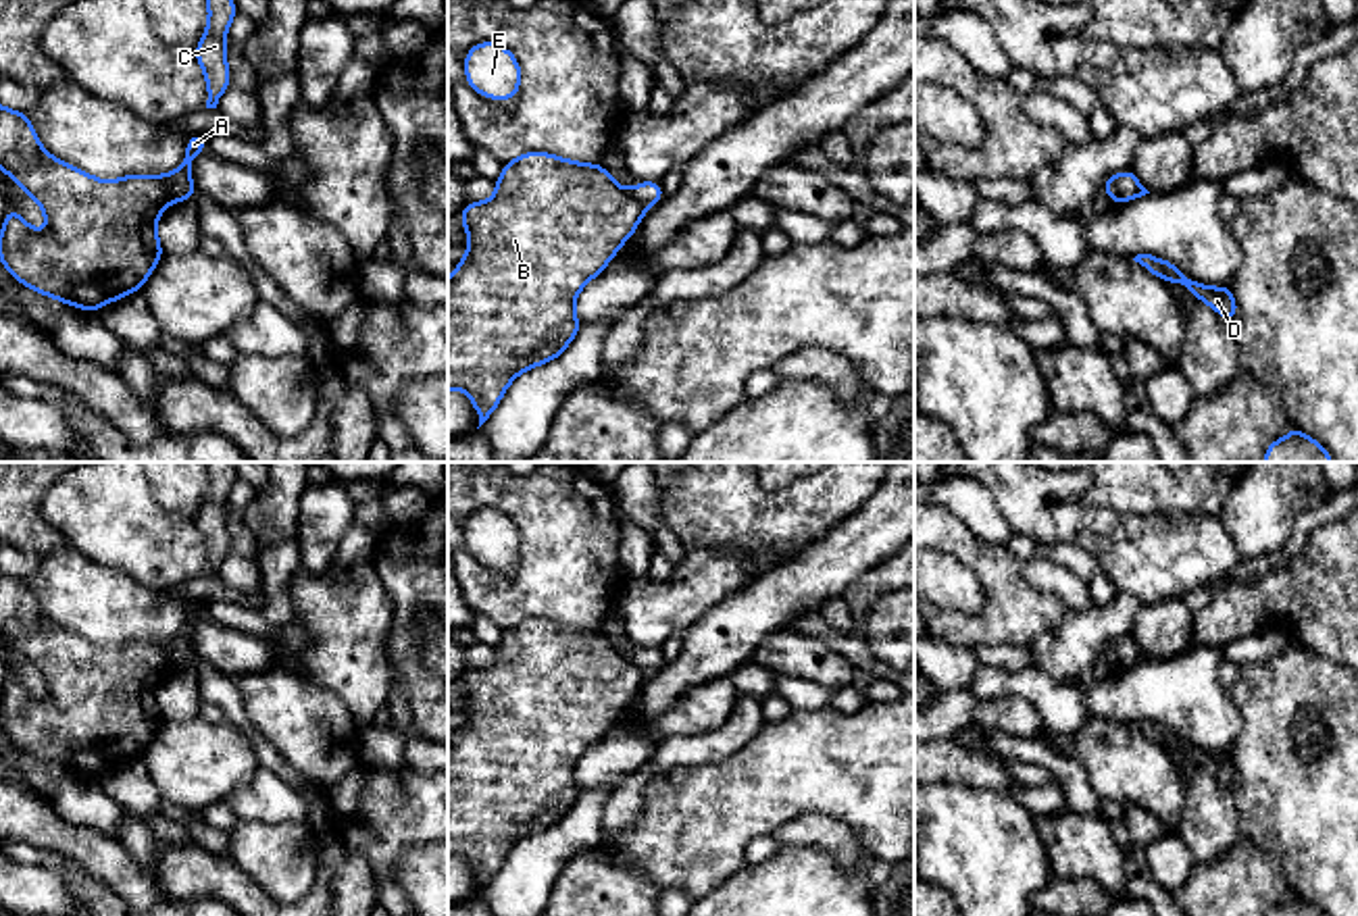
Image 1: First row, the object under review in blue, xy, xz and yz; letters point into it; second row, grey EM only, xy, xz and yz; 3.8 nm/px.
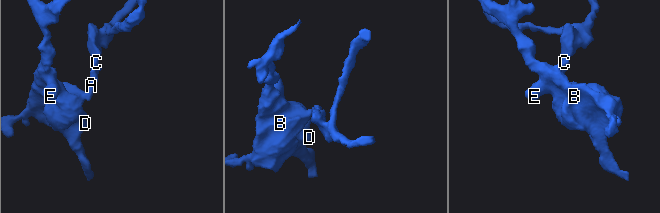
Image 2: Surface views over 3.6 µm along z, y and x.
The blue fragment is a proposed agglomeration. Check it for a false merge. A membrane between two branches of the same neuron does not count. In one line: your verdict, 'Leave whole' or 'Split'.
Split

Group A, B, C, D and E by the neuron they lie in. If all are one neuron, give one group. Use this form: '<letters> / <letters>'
A C / B D E

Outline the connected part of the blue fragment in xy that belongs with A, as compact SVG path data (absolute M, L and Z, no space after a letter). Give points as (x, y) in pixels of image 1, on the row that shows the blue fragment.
M190 133L190 139L185 144L185 156L177 171L171 173L171 202L185 202L194 200L196 185L190 175L190 167L194 158L206 150L206 133Z

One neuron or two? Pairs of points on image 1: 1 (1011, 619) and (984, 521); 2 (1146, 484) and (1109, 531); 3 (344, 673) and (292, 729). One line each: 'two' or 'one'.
1: two
2: two
3: two

